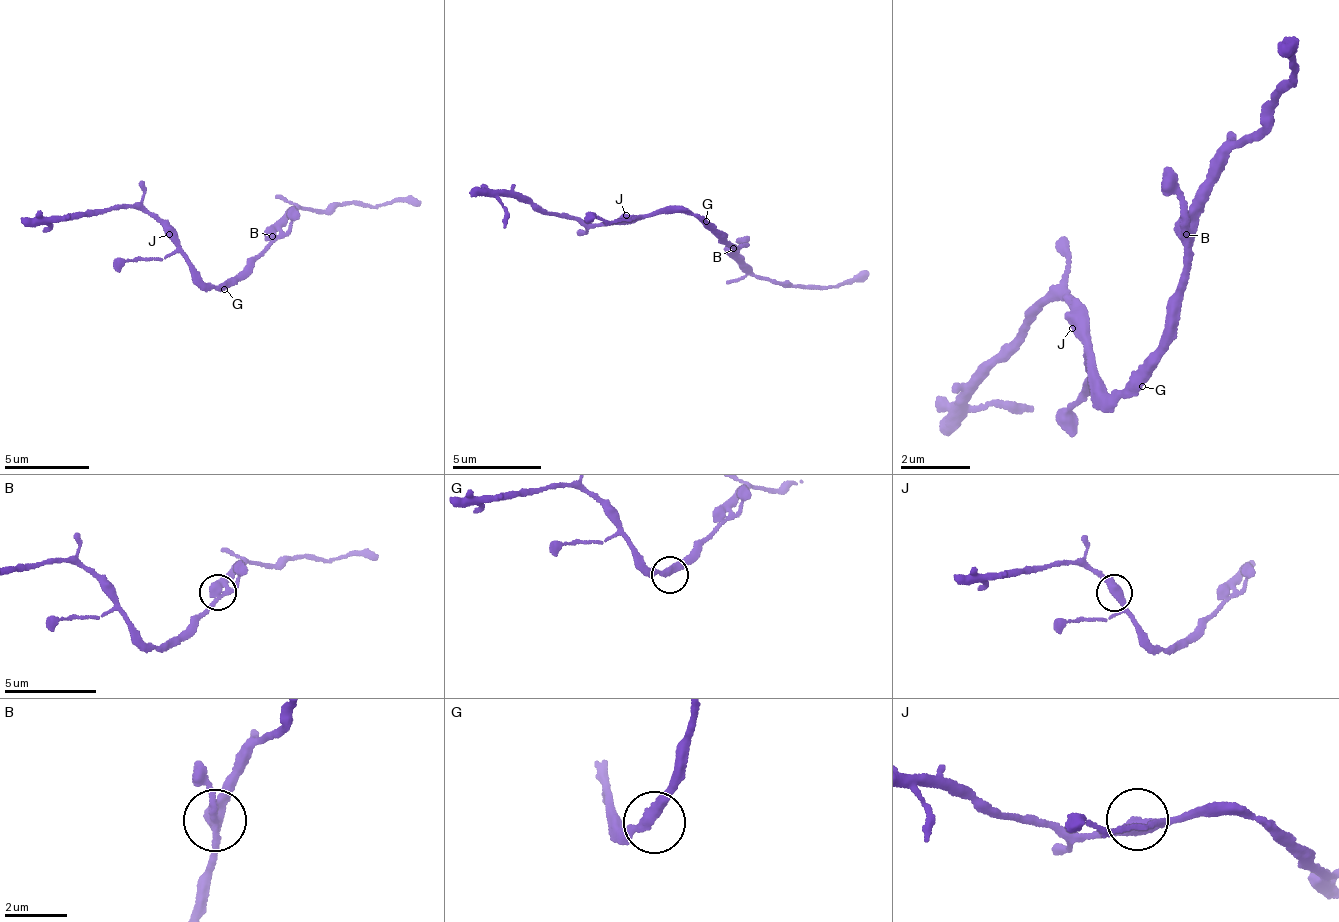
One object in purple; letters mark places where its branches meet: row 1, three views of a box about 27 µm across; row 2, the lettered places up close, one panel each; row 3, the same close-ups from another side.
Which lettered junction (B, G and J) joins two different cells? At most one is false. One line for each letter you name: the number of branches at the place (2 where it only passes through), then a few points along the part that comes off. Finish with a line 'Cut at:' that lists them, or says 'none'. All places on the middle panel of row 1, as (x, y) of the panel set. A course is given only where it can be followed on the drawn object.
B: Branches: 3. Course of the part to remove: (732, 250), (753, 276), (776, 284), (832, 289), (869, 272)
Cut at: B

